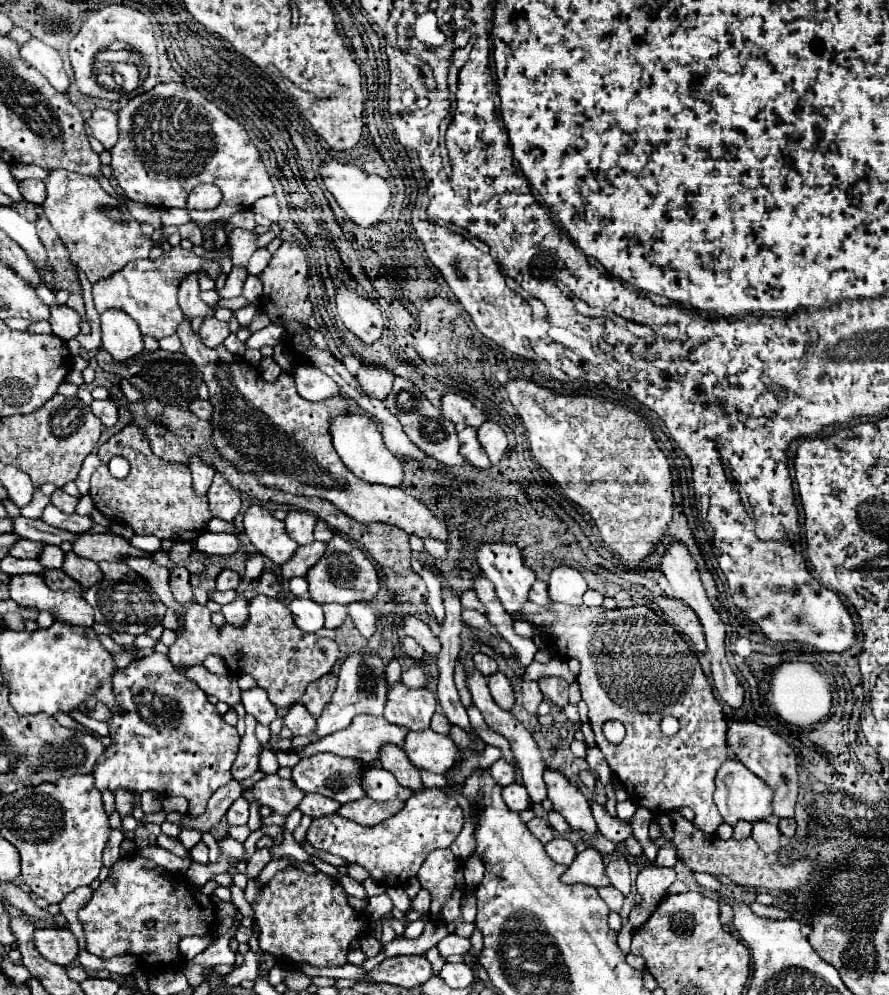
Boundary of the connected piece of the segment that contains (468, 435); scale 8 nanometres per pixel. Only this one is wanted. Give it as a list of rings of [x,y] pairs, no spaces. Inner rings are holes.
[[[462,428],[458,432],[460,438],[460,454],[478,468],[488,468],[490,460],[486,452],[482,452],[482,444],[478,444],[478,430],[476,428]]]

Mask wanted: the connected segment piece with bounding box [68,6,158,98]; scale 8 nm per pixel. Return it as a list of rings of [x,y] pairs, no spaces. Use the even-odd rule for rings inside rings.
[[[104,6],[86,18],[82,28],[78,30],[78,36],[74,36],[74,40],[70,42],[70,50],[68,50],[76,84],[84,94],[100,98],[100,82],[94,76],[94,56],[100,50],[106,50],[116,40],[122,40],[122,42],[130,44],[134,50],[138,50],[140,54],[144,54],[144,58],[148,58],[148,64],[154,64],[158,58],[154,30],[152,30],[152,26],[146,28],[146,22],[136,20],[134,8],[130,8],[130,6]]]

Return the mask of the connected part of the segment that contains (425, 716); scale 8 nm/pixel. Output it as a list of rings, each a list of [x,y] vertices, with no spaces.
[[[402,682],[388,688],[384,718],[408,730],[430,728],[430,718],[436,710],[436,698],[430,690],[412,690]]]

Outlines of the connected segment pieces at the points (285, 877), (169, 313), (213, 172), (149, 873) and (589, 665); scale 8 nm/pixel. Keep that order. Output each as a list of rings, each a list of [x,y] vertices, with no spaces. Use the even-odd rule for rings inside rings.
[[[296,866],[278,872],[268,886],[264,886],[252,910],[256,926],[260,928],[260,948],[272,954],[282,966],[342,966],[346,964],[350,940],[366,928],[366,920],[348,906],[340,882],[322,872],[306,874]]]
[[[176,246],[170,250],[168,256],[160,256],[158,260],[134,260],[134,264],[126,264],[120,272],[114,276],[108,276],[106,280],[98,280],[98,284],[92,286],[92,296],[94,296],[94,306],[98,314],[102,314],[108,308],[120,308],[124,310],[130,318],[136,320],[140,326],[140,332],[146,336],[152,336],[156,340],[164,336],[172,336],[176,332],[176,326],[184,320],[184,314],[178,306],[178,284],[182,276],[196,272],[200,268],[206,268],[206,272],[214,280],[221,273],[220,264],[215,260],[198,258],[192,250],[184,250],[182,246]]]
[[[176,82],[156,84],[118,112],[118,124],[120,138],[110,152],[112,170],[130,200],[154,208],[186,208],[186,198],[198,184],[208,182],[222,190],[222,202],[214,210],[190,212],[190,218],[199,225],[214,226],[209,235],[203,235],[203,248],[213,248],[215,230],[226,218],[250,208],[254,200],[274,194],[260,152],[250,142],[248,132],[192,88]]]
[[[124,856],[110,868],[108,878],[78,912],[78,920],[84,928],[90,954],[98,958],[132,954],[152,973],[166,958],[172,960],[173,968],[179,966],[182,954],[178,944],[184,936],[206,936],[212,932],[216,906],[210,896],[198,886],[192,886],[184,874],[170,872],[140,856]],[[146,920],[152,920],[154,926],[148,928]]]
[[[526,600],[526,604],[522,604],[522,620],[530,622],[534,628],[542,628],[542,632],[546,632],[546,644],[550,650],[554,650],[554,654],[560,658],[560,660],[578,660],[580,662],[580,674],[576,678],[578,686],[580,686],[580,692],[582,692],[582,700],[588,704],[588,716],[590,716],[590,726],[596,734],[596,744],[598,748],[604,752],[606,756],[606,762],[610,766],[610,770],[616,774],[616,778],[622,782],[622,786],[626,788],[628,792],[628,798],[636,804],[636,806],[642,806],[642,808],[648,808],[650,812],[668,812],[668,810],[678,810],[680,806],[688,806],[692,808],[692,812],[696,814],[694,816],[694,824],[696,828],[700,828],[702,832],[708,832],[712,834],[720,824],[722,824],[722,816],[712,800],[712,794],[714,794],[714,776],[718,772],[718,768],[726,762],[728,758],[728,748],[726,748],[726,720],[724,720],[724,712],[722,712],[722,706],[720,702],[716,700],[714,696],[714,690],[706,678],[706,674],[702,672],[702,666],[698,662],[698,656],[694,654],[694,650],[690,648],[690,644],[686,640],[682,640],[682,636],[678,636],[678,632],[674,632],[674,626],[666,624],[652,608],[648,606],[632,606],[632,608],[614,608],[614,610],[608,610],[604,606],[598,606],[598,608],[588,608],[588,606],[570,606],[570,604],[548,604],[548,606],[538,606],[530,600]],[[662,716],[674,716],[680,720],[680,730],[674,734],[674,736],[666,736],[662,734],[660,730],[660,720]],[[606,720],[620,720],[626,728],[626,738],[622,744],[614,746],[610,742],[606,742],[606,738],[602,736],[602,724]]]

